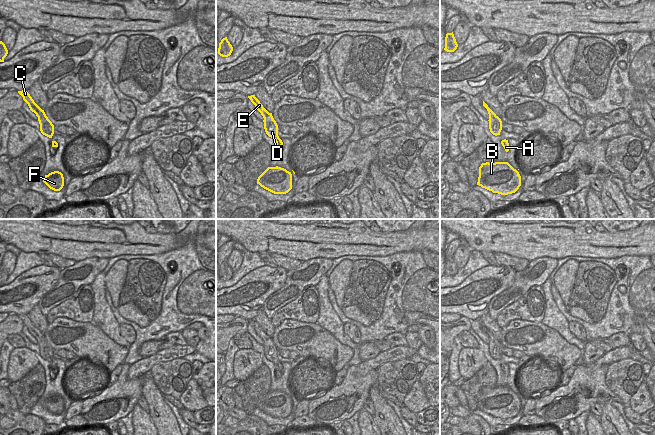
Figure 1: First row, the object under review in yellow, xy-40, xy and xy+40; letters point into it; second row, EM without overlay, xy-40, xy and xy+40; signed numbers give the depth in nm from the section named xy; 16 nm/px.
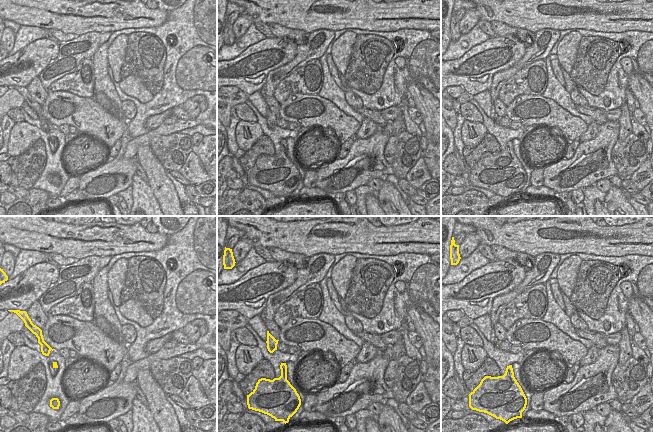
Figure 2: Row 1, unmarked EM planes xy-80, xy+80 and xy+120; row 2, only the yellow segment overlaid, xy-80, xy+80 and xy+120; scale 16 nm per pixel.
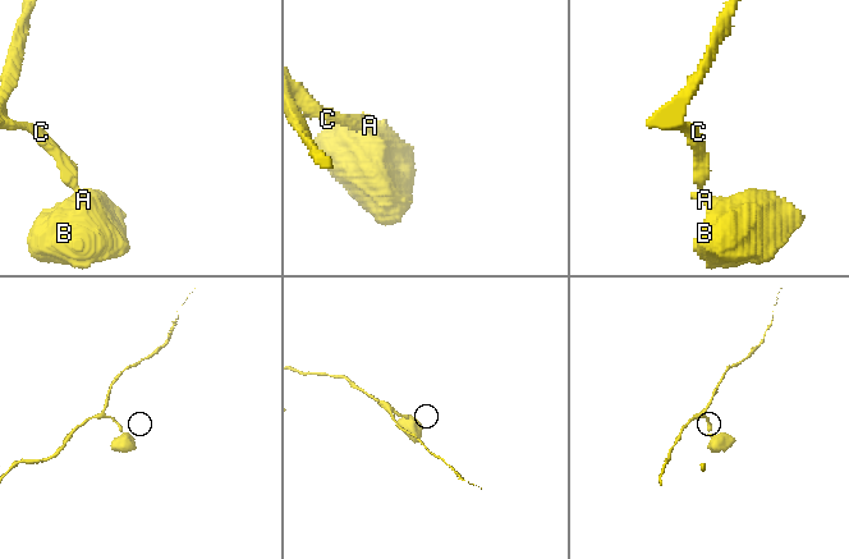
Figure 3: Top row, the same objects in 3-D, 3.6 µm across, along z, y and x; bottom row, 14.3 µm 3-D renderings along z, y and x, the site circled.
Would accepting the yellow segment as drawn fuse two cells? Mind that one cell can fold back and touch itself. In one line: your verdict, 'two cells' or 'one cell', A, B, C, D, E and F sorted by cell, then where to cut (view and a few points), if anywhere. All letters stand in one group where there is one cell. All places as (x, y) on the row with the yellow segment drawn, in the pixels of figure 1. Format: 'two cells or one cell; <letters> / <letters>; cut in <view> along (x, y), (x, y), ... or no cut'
one cell; A B C D E F; no cut

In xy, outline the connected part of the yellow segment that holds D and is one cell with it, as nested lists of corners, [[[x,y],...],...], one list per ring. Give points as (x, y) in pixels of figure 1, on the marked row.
[[[255,95],[248,96],[251,102],[255,105],[256,109],[261,113],[264,120],[264,129],[266,134],[273,138],[276,142],[276,147],[281,147],[283,145],[282,140],[278,136],[278,125],[274,120],[272,113],[269,113],[260,101],[255,97]]]

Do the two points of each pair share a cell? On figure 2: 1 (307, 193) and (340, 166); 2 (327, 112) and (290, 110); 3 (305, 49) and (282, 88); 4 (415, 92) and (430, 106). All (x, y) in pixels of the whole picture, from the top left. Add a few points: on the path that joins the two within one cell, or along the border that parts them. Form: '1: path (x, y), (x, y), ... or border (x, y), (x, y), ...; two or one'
1: border (316, 186), (321, 188), (327, 197); two
2: path (318, 112), (299, 110); one
3: border (309, 61), (286, 76), (278, 84), (274, 92); two
4: path (419, 95), (426, 102); one

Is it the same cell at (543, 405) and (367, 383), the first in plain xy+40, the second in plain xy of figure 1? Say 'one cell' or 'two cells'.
one cell

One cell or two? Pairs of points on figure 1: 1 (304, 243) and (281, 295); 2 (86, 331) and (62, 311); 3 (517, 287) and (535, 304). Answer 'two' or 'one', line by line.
1: two
2: two
3: two

